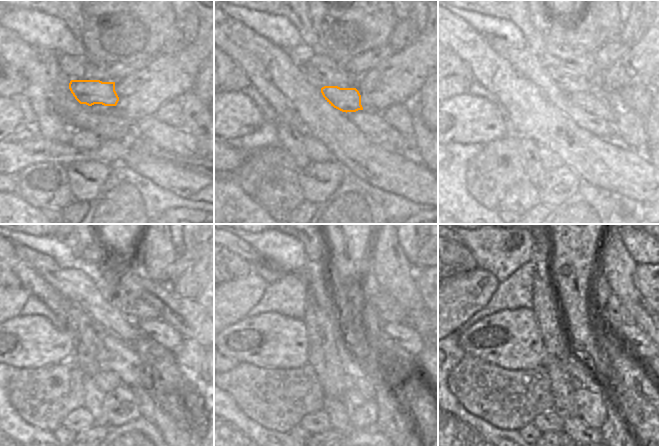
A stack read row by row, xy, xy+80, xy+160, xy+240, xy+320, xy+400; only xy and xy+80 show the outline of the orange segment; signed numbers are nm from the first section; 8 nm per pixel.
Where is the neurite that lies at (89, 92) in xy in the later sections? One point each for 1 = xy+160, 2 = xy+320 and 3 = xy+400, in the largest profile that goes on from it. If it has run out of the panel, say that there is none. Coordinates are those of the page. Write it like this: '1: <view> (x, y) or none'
1: xy+160 (591, 102)
2: xy+320 (403, 335)
3: xy+400 (633, 336)

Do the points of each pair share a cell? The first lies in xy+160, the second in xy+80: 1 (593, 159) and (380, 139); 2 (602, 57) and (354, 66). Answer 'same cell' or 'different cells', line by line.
1: different cells
2: same cell

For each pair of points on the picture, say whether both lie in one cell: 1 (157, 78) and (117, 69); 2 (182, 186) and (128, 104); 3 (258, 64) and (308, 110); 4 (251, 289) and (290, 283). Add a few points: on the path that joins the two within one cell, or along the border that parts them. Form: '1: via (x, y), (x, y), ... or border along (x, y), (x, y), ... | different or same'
1: border along (153, 59), (145, 67), (115, 82) | different
2: border along (110, 114), (120, 119), (125, 119), (132, 124) | different
3: via (270, 73), (295, 98) | same
4: border along (253, 271), (268, 283), (263, 296), (254, 305) | different

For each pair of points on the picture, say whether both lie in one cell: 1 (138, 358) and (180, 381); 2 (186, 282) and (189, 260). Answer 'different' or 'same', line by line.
1: same
2: different

